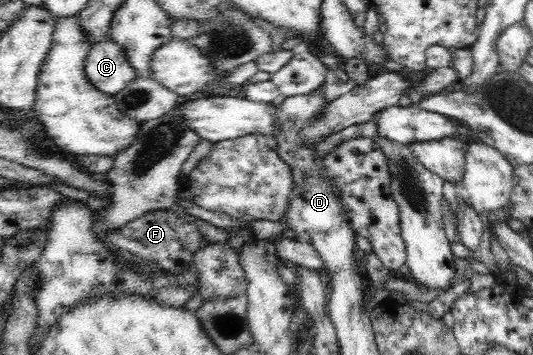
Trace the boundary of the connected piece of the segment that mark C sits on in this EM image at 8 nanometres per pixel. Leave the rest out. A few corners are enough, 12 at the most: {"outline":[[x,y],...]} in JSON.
{"outline":[[95,42],[86,79],[115,96],[137,77],[124,47]]}

